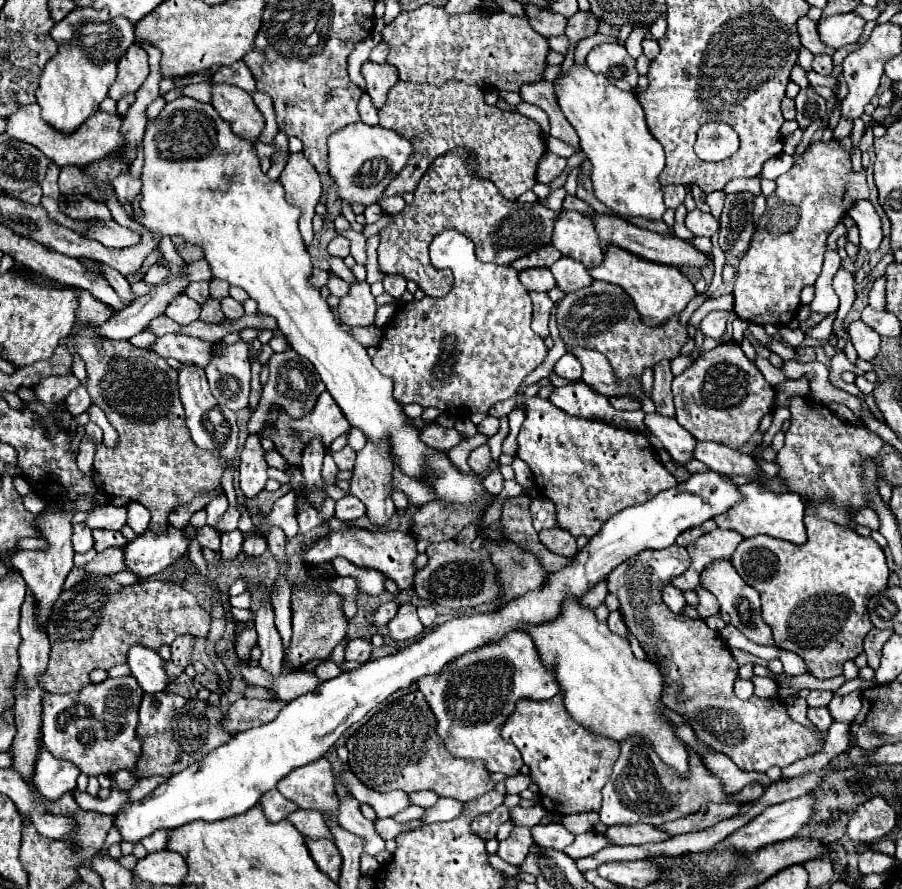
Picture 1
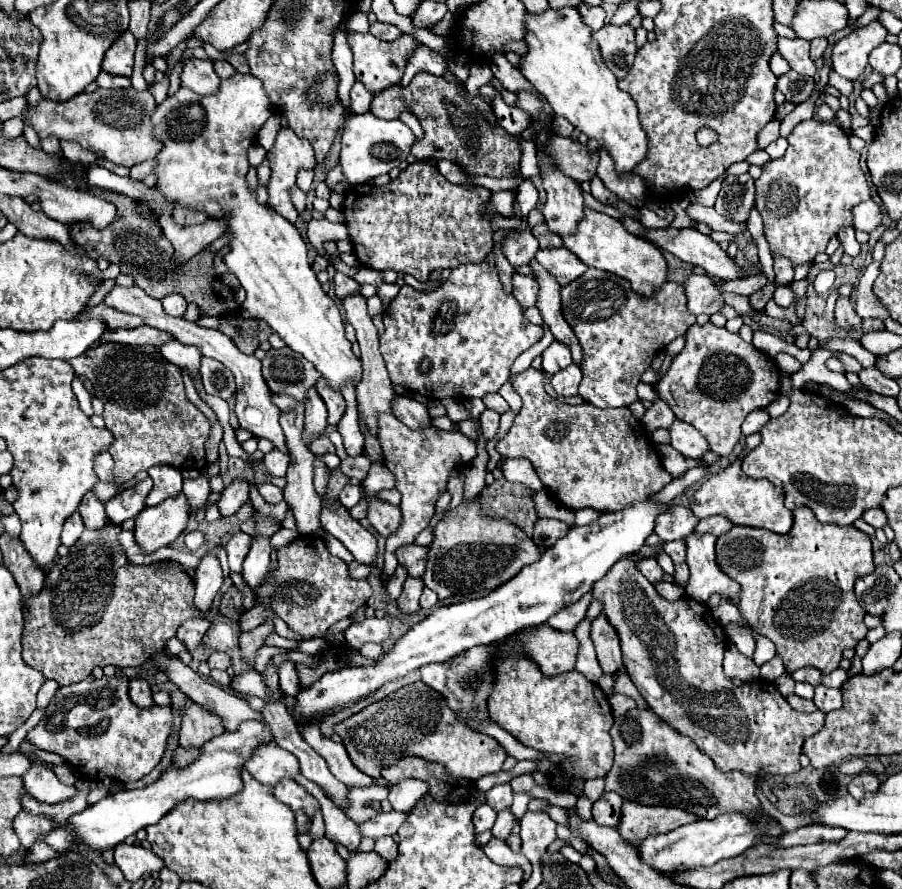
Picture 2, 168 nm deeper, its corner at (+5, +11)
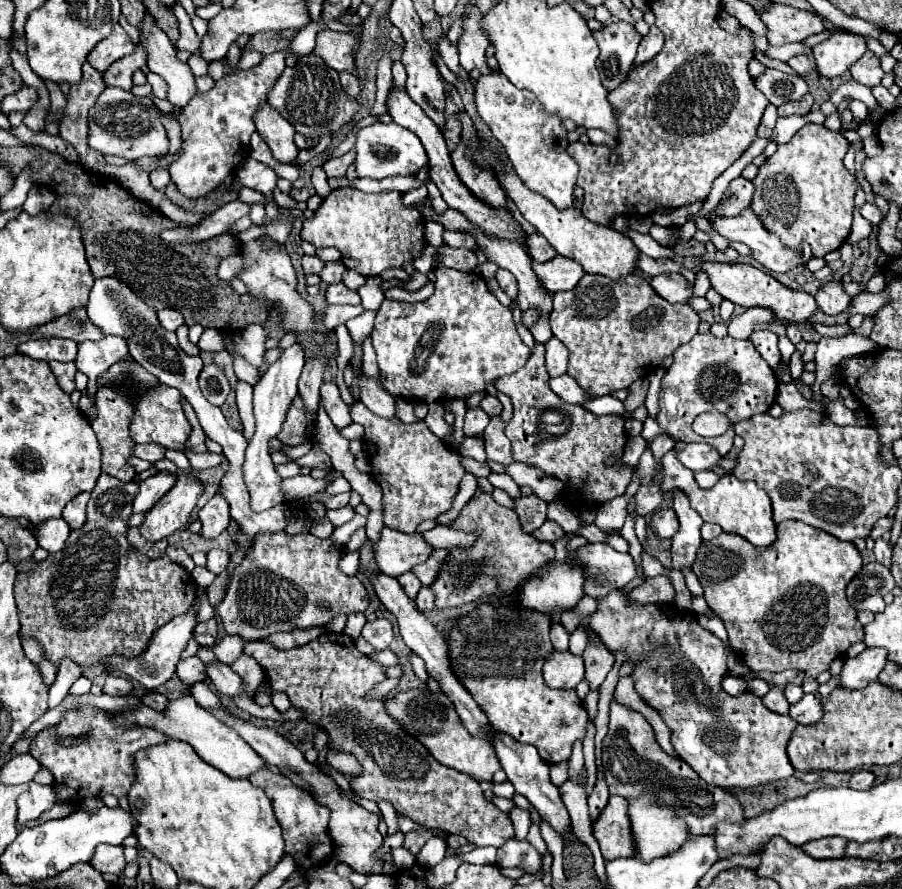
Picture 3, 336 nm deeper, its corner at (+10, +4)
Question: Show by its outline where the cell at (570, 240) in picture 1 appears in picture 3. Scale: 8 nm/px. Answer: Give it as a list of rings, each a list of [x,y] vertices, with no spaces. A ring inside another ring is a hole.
[[[501,72],[481,74],[475,82],[475,106],[479,118],[491,128],[493,136],[505,148],[515,172],[537,194],[549,198],[557,208],[573,206],[573,188],[577,180],[577,164],[567,154],[567,130],[557,114],[549,114],[529,90],[513,88]]]

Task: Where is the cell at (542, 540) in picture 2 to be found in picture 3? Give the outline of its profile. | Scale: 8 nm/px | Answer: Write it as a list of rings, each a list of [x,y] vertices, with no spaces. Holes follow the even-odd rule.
[[[545,520],[545,524],[533,532],[533,536],[535,536],[537,540],[543,540],[543,542],[555,542],[555,540],[561,538],[563,534],[565,534],[563,528],[561,528],[557,522],[553,522],[553,520]]]

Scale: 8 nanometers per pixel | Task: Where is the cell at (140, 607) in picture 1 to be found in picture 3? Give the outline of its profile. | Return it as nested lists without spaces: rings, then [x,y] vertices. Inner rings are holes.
[[[101,474],[87,502],[87,522],[81,528],[71,530],[63,546],[67,550],[47,556],[47,560],[39,562],[29,572],[19,572],[15,580],[21,634],[37,638],[45,648],[45,656],[55,666],[59,666],[65,656],[77,660],[77,664],[85,668],[89,680],[101,674],[101,668],[97,668],[101,656],[109,656],[109,652],[129,652],[129,656],[135,656],[145,648],[145,640],[153,636],[155,628],[161,628],[161,624],[173,620],[173,616],[187,612],[197,596],[197,584],[183,566],[169,560],[169,556],[151,560],[129,544],[127,518],[133,512],[133,498],[137,492],[137,482],[121,482]]]

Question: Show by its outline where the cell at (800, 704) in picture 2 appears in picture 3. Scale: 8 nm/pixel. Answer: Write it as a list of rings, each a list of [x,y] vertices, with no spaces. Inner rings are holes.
[[[773,686],[763,698],[763,706],[769,708],[771,712],[777,712],[777,714],[787,714],[789,710],[789,702],[785,700],[785,694],[783,694],[783,688],[779,686]]]

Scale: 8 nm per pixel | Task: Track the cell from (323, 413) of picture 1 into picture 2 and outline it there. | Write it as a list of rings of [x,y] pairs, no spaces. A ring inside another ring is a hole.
[[[320,379],[315,386],[316,389],[318,389],[318,395],[322,397],[322,401],[324,401],[326,407],[328,407],[328,425],[336,425],[336,423],[342,419],[344,411],[346,411],[346,401],[344,401],[344,397],[342,397],[340,393],[330,391],[330,387],[326,385],[326,381],[322,381],[322,379]]]

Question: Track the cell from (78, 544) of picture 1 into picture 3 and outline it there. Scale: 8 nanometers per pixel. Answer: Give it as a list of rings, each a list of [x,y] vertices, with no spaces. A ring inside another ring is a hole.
[[[49,518],[43,524],[37,524],[33,528],[33,536],[37,540],[37,544],[47,550],[49,554],[59,552],[69,536],[71,528],[65,524],[63,518]]]

